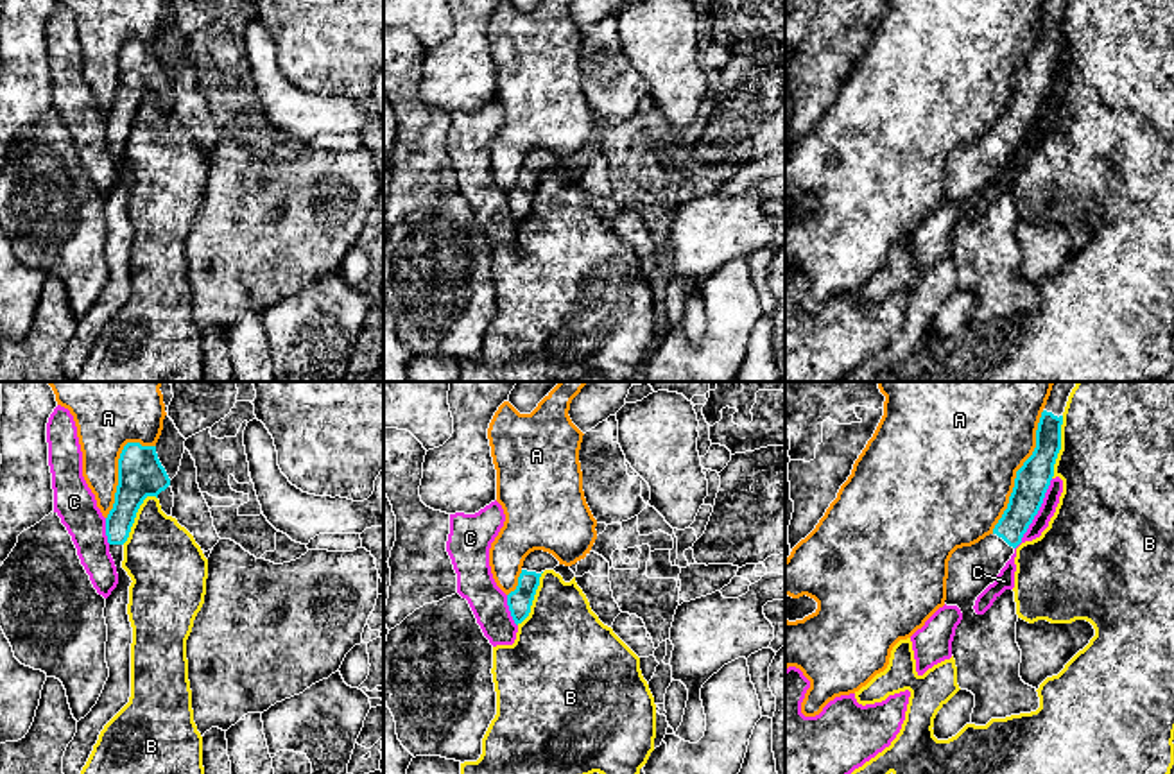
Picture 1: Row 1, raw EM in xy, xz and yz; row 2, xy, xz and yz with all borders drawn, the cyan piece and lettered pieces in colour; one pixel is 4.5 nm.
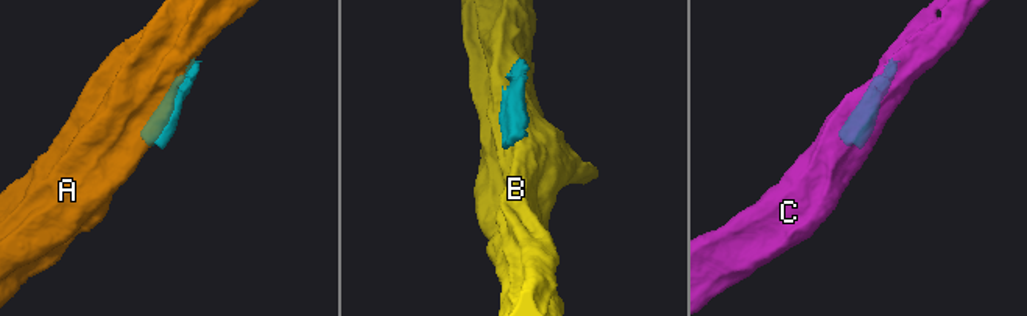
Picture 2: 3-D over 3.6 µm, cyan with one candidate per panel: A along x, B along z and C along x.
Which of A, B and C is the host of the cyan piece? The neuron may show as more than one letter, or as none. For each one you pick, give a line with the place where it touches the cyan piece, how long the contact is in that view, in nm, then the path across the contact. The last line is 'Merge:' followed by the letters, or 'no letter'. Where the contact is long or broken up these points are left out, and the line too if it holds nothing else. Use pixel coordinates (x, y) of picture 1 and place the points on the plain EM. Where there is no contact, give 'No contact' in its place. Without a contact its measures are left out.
Merge: no letter

